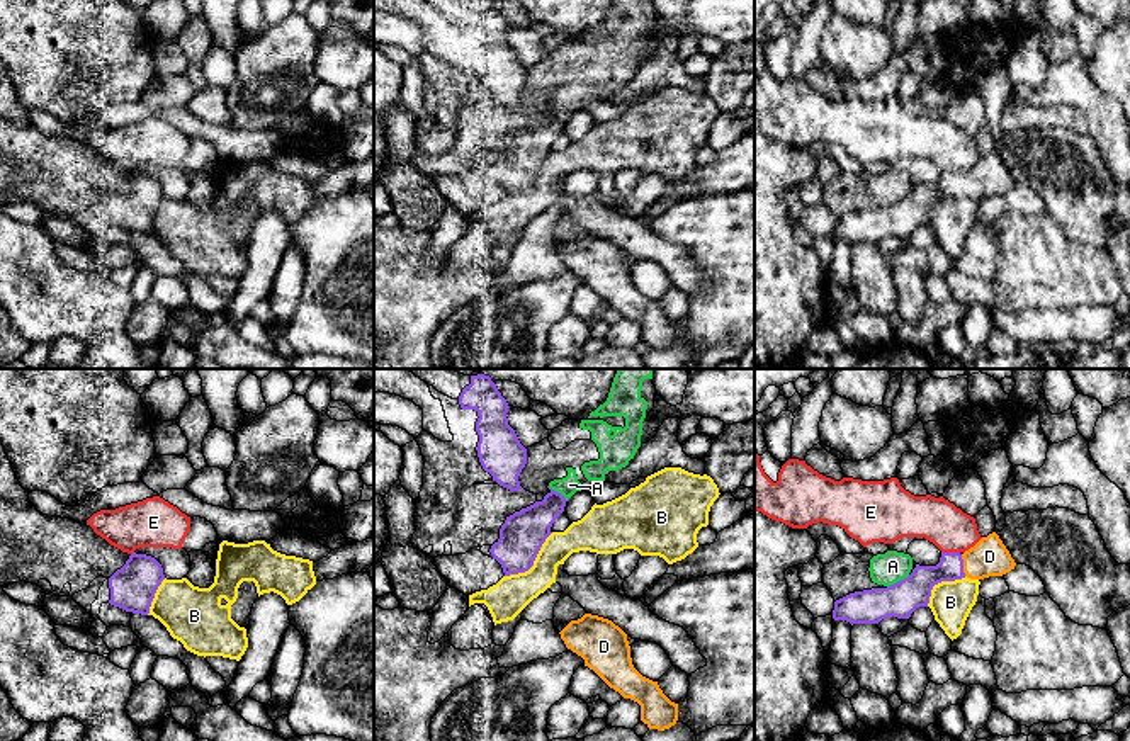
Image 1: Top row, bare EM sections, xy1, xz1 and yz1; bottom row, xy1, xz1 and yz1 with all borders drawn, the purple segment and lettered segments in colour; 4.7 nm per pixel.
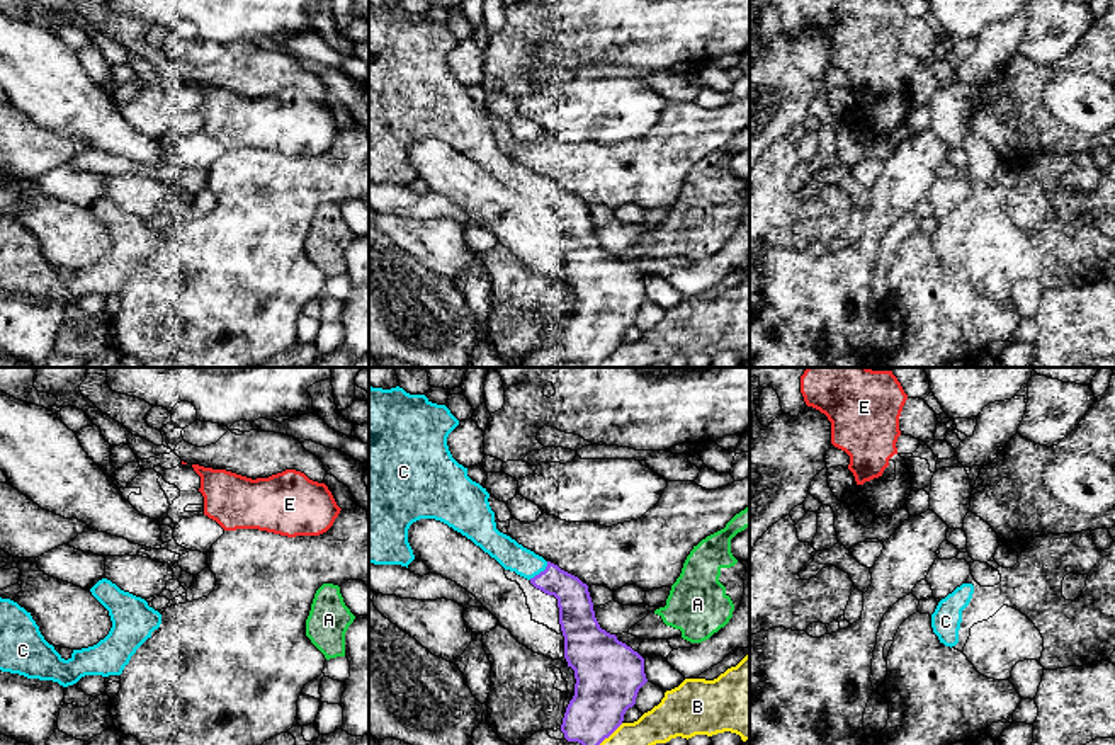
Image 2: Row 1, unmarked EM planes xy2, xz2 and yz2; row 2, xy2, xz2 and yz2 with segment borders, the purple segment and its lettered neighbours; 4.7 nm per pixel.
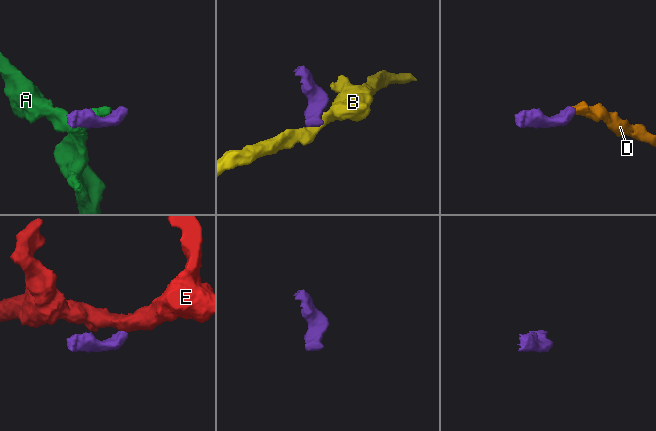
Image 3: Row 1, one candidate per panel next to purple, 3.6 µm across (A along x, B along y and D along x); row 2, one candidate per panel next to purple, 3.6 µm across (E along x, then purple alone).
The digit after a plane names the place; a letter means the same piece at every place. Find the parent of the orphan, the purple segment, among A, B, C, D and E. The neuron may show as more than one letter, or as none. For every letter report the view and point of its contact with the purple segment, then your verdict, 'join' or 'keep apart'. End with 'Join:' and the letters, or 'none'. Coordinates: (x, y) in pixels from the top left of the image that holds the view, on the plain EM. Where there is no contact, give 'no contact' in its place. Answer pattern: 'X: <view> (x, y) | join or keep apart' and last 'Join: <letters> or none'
A: yz1 (898, 201) | keep apart
B: xz1 (532, 182) | keep apart
C: xz2 (541, 191) | join
D: yz1 (962, 184) | join
E: yz1 (950, 172) | keep apart
Join: C, D

